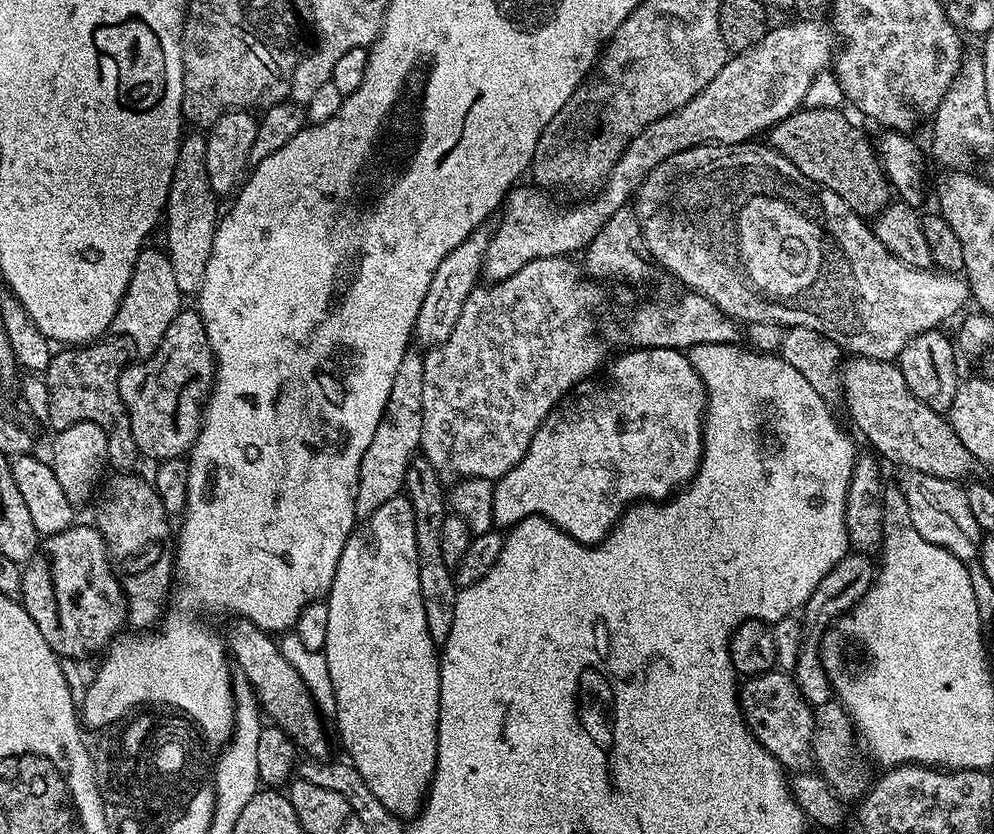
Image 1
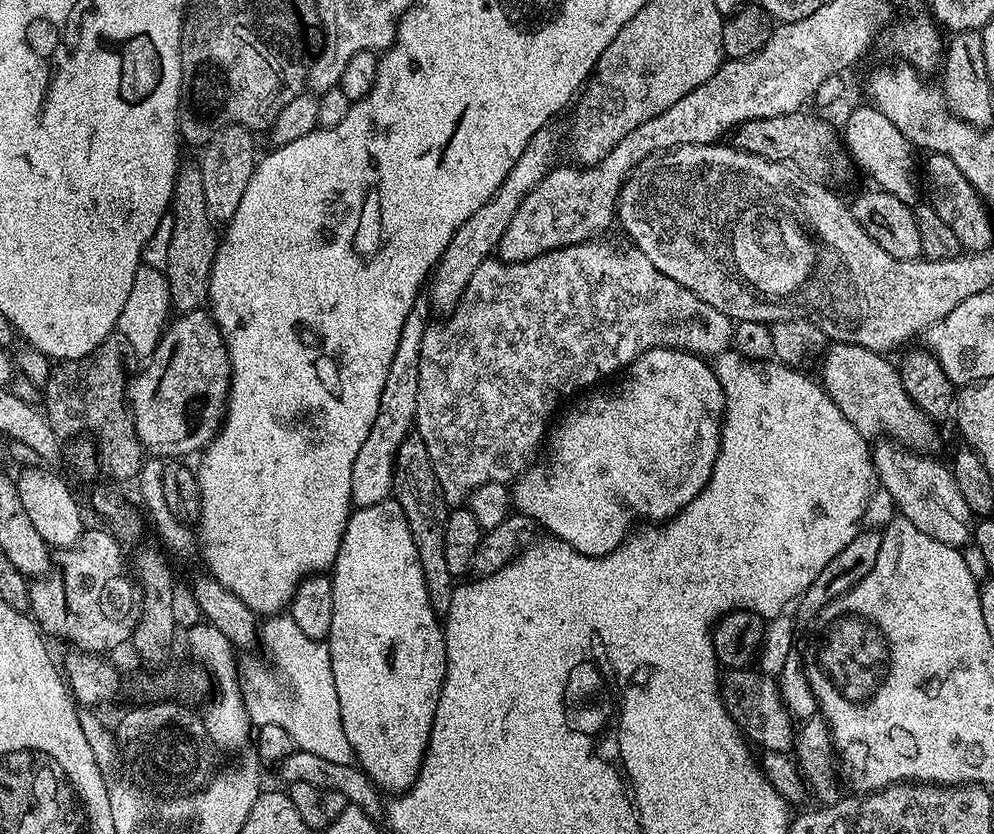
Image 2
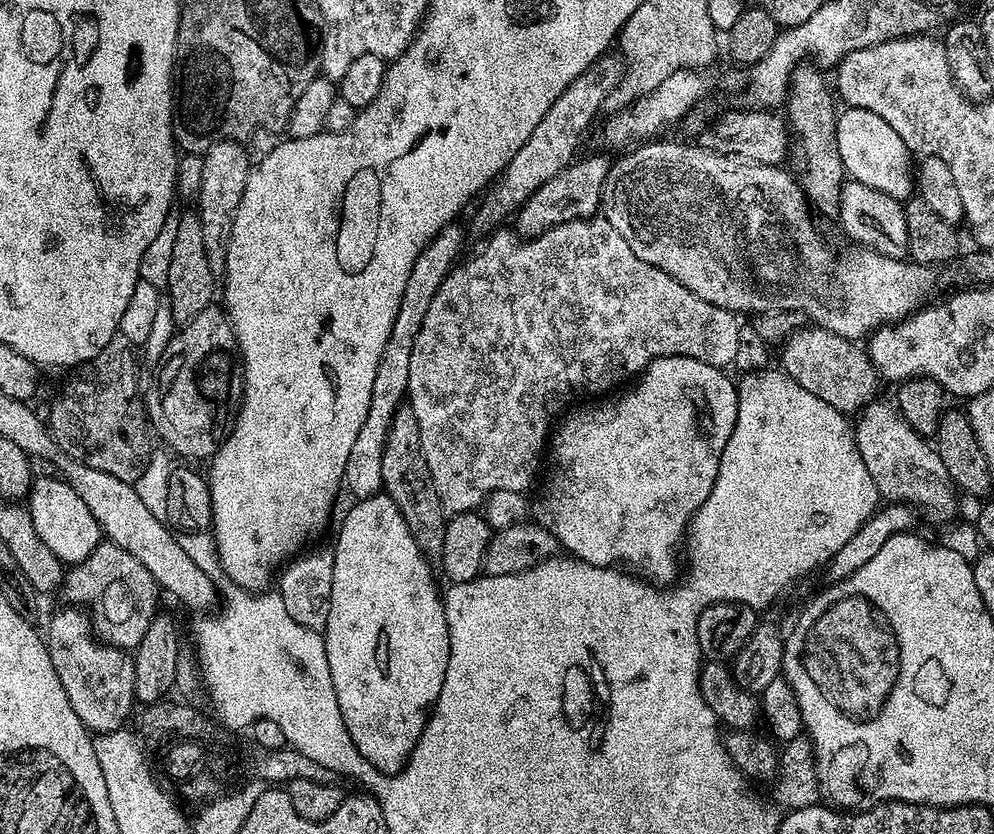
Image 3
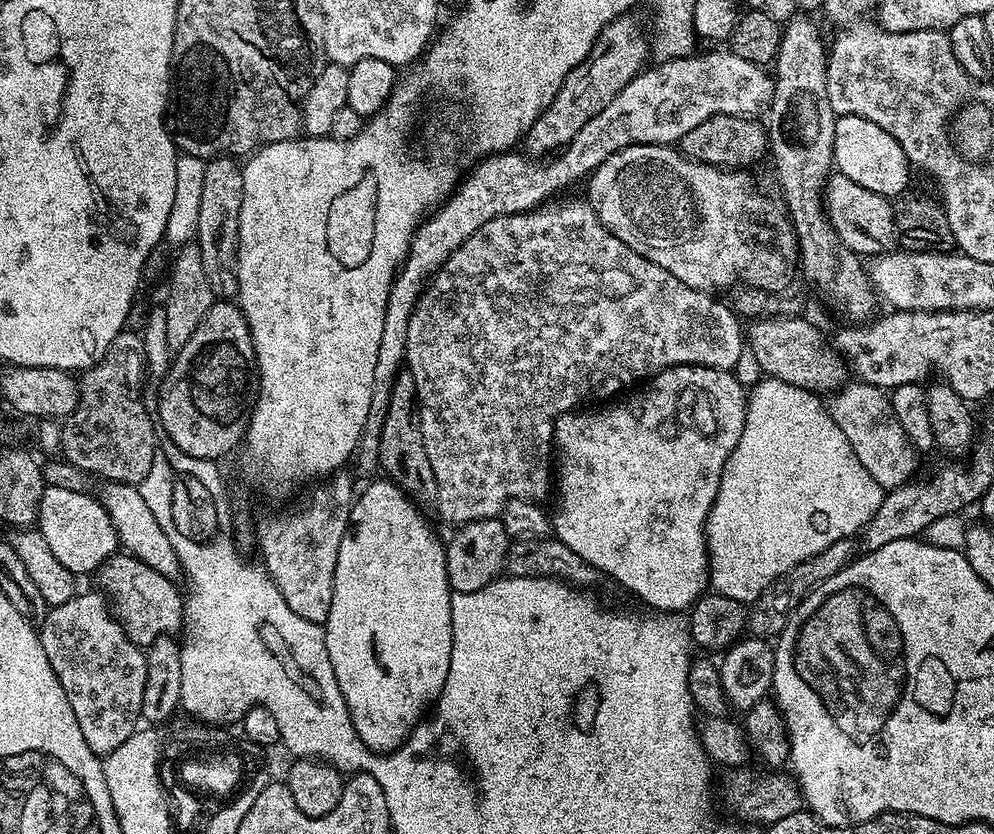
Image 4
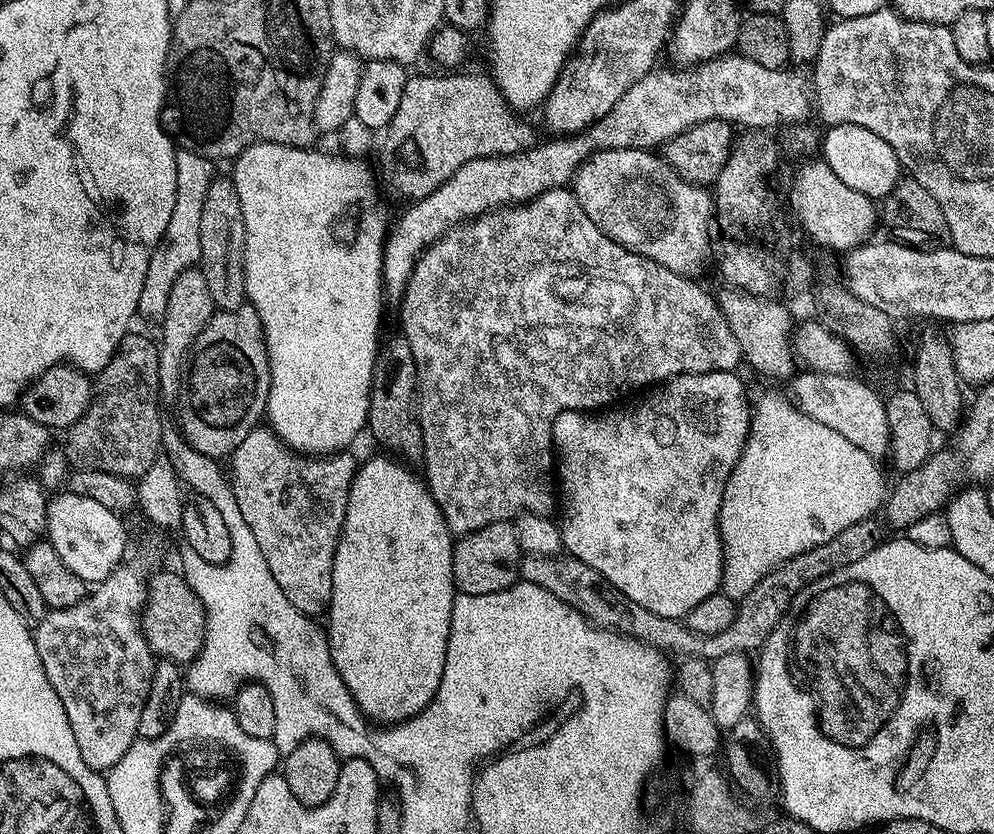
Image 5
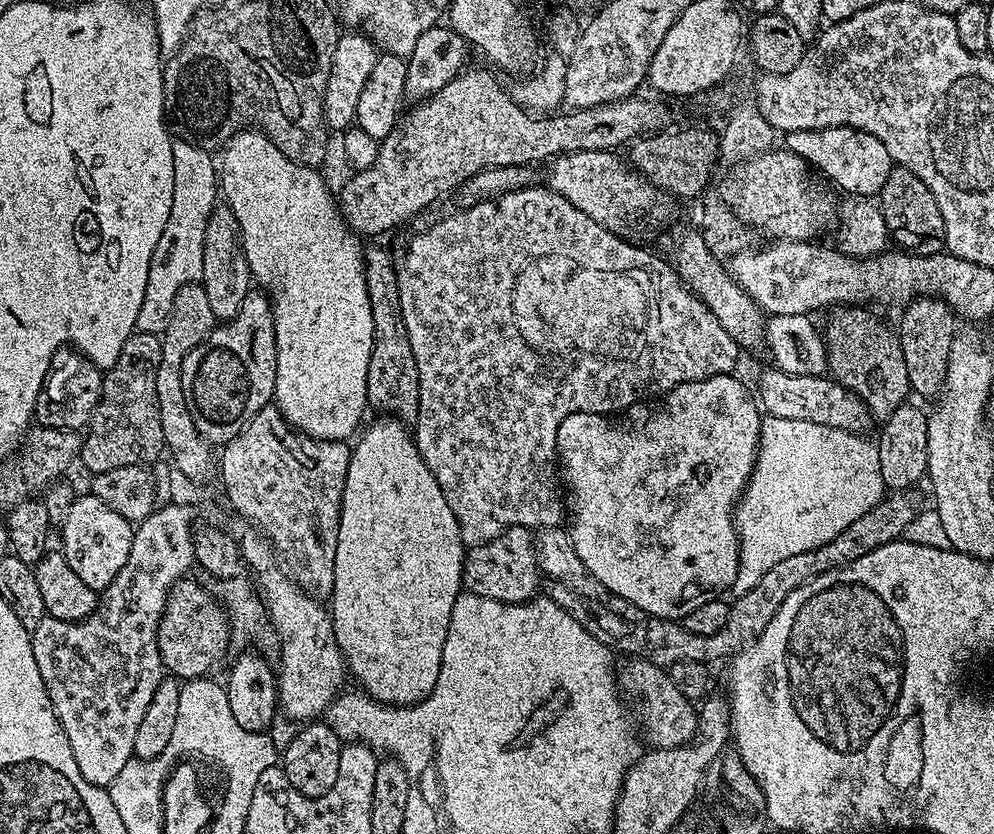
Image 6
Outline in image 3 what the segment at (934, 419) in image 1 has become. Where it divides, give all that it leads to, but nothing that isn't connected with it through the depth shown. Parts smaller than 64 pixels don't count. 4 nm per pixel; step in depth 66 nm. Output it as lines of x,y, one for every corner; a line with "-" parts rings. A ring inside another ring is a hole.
799,327
787,337
779,352
782,371
794,378
802,390
810,390
814,398
822,398
822,402
839,412
859,413
861,408
873,403
875,392
882,387
880,375
867,351
857,341
842,338
825,328

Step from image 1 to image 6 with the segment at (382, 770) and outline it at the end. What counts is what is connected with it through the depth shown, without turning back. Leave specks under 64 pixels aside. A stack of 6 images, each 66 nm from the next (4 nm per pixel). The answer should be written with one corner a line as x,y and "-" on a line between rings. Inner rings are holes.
376,418
368,429
359,433
360,441
355,441
350,466
346,470
346,482
342,494
342,510
338,522
338,550
334,554
334,590
330,597
330,615
334,638
344,656
347,671
360,679
359,687
379,704
389,706
407,706
424,700
434,690
440,673
440,655
446,642
446,630
450,626
450,614
454,610
454,602
462,591
462,570
464,569
464,553
466,545
462,542
462,534
458,530
458,518
454,510
450,510
450,502
446,502
446,494
442,494
442,486
438,486
438,478
430,474
430,466
420,457
413,433
408,432
403,423
395,418

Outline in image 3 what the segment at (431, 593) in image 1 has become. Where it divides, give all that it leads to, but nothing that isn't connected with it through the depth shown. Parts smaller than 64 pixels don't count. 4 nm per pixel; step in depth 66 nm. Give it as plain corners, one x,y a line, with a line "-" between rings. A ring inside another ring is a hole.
402,406
394,414
386,438
386,446
382,456
383,491
398,506
402,518
410,526
414,542
424,551
424,556
430,562
439,562
442,558
442,542
446,542
446,526
449,517
442,506
442,498
438,498
438,490
434,486
434,478
430,474
430,466
426,466
426,454
422,454
422,430
418,430
418,418
414,418
414,410
410,406

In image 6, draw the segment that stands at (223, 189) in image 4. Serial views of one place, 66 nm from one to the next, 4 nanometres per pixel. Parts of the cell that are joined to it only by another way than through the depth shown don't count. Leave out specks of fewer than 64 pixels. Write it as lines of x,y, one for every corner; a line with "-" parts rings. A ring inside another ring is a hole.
226,206
213,207
210,222
206,226
206,246
202,250
202,274
200,280
214,310
217,321
227,322
242,310
242,302
253,287
252,271
244,253
244,235
236,221
236,215

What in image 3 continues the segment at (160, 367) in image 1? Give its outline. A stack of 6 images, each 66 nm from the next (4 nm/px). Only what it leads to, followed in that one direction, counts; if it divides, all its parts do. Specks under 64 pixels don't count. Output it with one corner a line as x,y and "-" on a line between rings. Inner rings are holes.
209,306
202,310
202,314
194,314
194,318
190,318
176,331
180,332
174,333
172,341
164,348
164,365
161,366
152,389
146,392
148,422
151,431
159,439
161,436
166,442
164,444
176,456
178,454
189,456
192,460
207,461
223,444
230,424
230,413
240,411
244,398
244,370
238,366
236,335
228,320
228,313
220,306

